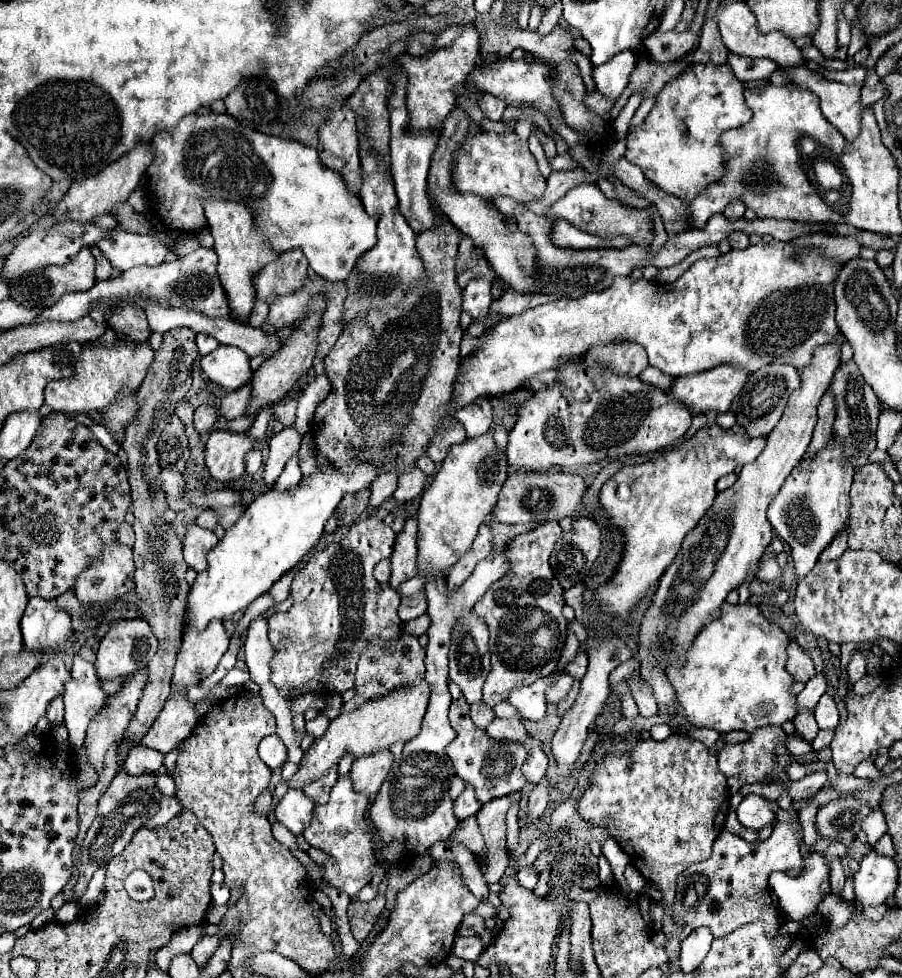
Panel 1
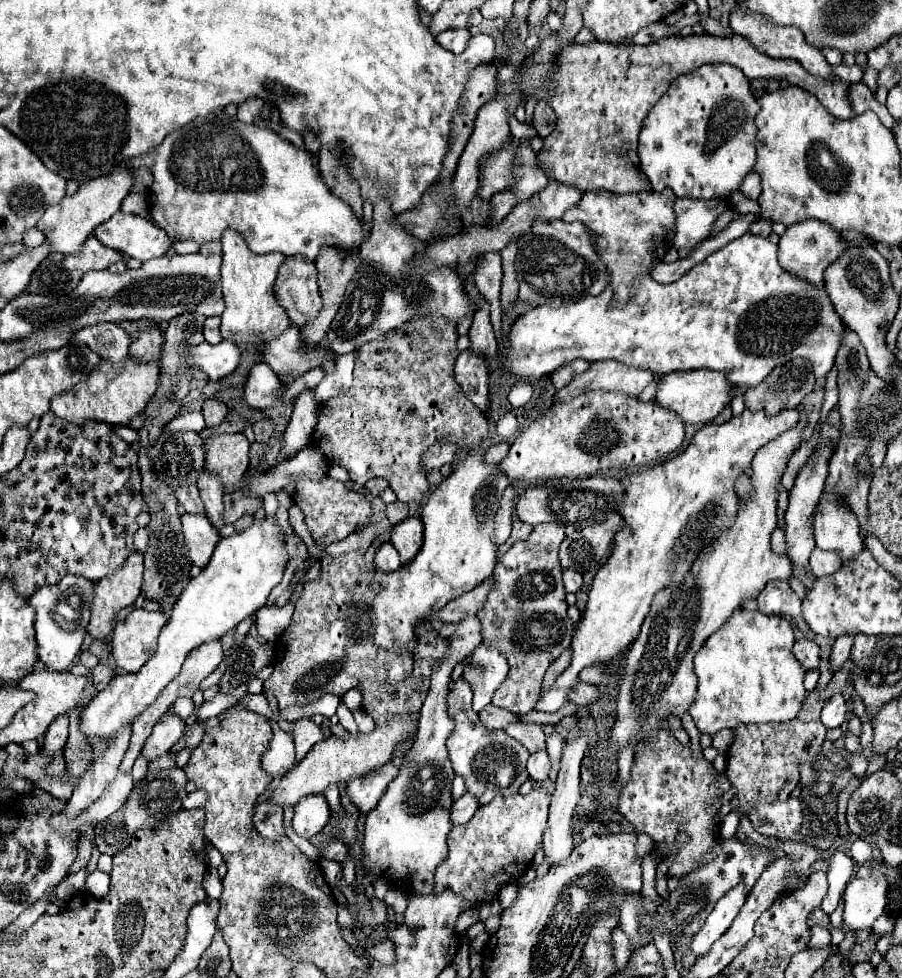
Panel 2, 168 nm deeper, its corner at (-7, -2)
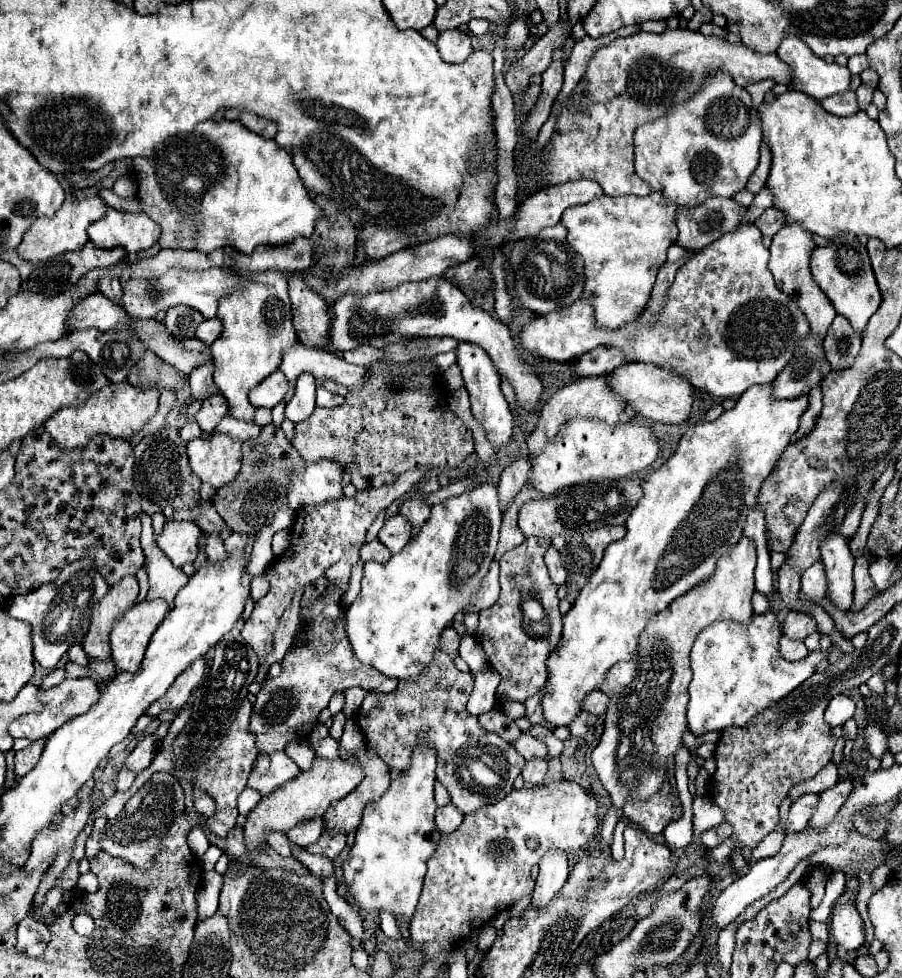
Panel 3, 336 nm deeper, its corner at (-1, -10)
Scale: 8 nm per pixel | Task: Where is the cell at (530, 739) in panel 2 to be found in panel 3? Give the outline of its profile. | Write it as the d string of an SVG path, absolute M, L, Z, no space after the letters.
M526 732L518 738L518 742L514 744L514 748L516 748L526 760L546 758L546 754L548 754L548 748L544 746L544 742L540 742L538 738L532 738L532 736L526 734Z

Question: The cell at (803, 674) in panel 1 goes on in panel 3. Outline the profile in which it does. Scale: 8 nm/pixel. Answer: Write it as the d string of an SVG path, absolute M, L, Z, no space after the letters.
M782 636L780 638L780 654L786 660L802 660L802 658L808 656L808 650L806 650L802 640L792 640L792 638Z

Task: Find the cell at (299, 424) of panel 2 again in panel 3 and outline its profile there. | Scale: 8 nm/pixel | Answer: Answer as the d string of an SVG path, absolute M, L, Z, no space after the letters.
M300 374L296 380L296 392L290 402L286 402L286 418L292 422L302 422L314 412L314 390L316 378L312 374Z

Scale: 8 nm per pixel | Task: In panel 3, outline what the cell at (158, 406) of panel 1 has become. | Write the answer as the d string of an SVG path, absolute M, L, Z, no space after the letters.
M174 306L164 318L164 326L178 338L192 338L200 322L204 322L204 316L198 310L190 310L186 306Z

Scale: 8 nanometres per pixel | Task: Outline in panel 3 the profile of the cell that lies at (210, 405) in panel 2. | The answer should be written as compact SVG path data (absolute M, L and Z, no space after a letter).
M214 394L202 402L202 408L196 414L196 422L200 424L202 432L212 434L216 424L228 414L228 404L222 394Z

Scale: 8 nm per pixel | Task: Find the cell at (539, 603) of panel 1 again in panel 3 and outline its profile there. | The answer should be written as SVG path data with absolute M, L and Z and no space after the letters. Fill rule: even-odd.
M526 538L520 546L508 550L500 558L500 596L494 606L480 612L480 626L474 634L482 644L490 666L502 676L498 696L518 702L528 700L546 684L546 658L558 646L562 632L556 584L550 580L544 564L544 552L548 546L548 538ZM532 594L536 594L544 608L544 618L540 622L528 620L522 612L522 602Z

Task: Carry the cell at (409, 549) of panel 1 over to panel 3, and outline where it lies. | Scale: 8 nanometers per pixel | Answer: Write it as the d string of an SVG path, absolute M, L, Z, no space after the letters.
M396 514L396 516L386 518L382 530L378 532L378 540L384 542L390 548L392 554L396 554L396 552L400 552L408 544L410 530L412 530L410 522L404 516Z

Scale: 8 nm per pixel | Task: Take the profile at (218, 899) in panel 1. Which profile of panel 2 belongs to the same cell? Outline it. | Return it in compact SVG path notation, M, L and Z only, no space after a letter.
M210 868L210 870L208 870L208 874L206 874L206 878L204 878L204 890L206 890L206 894L208 894L210 898L220 900L220 896L222 896L222 882L220 882L220 878L218 878L218 874L216 874L216 868Z

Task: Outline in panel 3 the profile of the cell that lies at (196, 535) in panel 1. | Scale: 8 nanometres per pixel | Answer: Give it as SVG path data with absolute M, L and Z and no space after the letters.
M168 520L156 540L174 566L184 566L186 562L194 562L198 554L200 534L200 528L192 520Z

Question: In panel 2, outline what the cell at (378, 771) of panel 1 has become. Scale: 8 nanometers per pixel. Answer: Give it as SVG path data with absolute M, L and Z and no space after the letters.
M388 762L388 764L380 766L378 770L370 770L370 774L364 774L362 778L352 778L348 782L350 800L362 812L374 810L374 806L380 802L384 790L396 778L396 774L398 774L398 768L392 762Z

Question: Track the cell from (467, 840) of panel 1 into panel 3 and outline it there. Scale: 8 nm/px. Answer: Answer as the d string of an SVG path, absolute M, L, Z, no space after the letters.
M570 780L550 782L544 786L512 790L502 800L488 804L468 816L462 824L448 836L442 836L436 844L436 852L428 860L428 874L424 878L424 888L416 904L416 912L410 920L410 940L418 944L424 958L434 958L442 946L452 942L458 946L472 932L478 932L490 922L498 912L522 900L532 892L534 880L530 876L532 866L536 866L548 850L562 850L566 856L580 856L580 850L594 846L594 834L600 826L596 798L584 790L580 784Z

